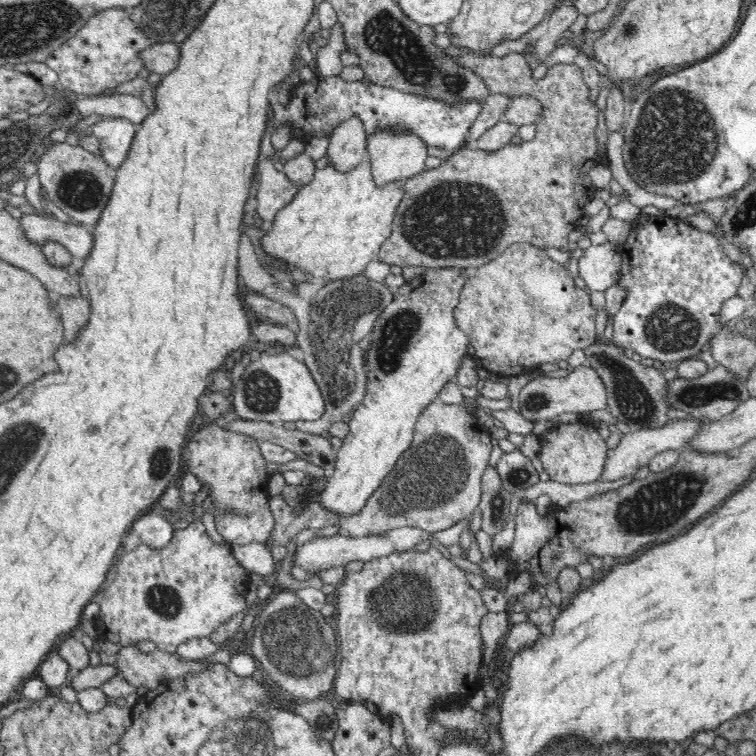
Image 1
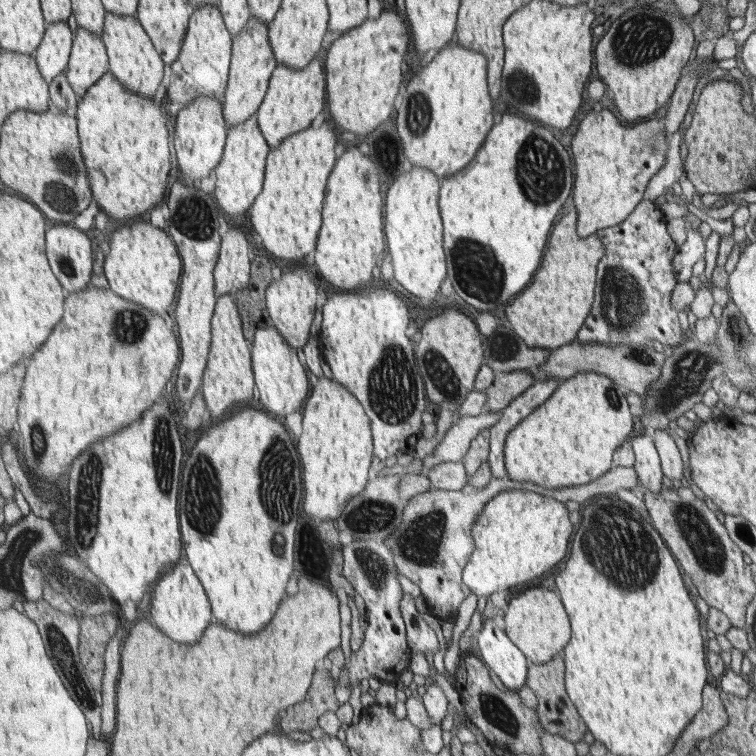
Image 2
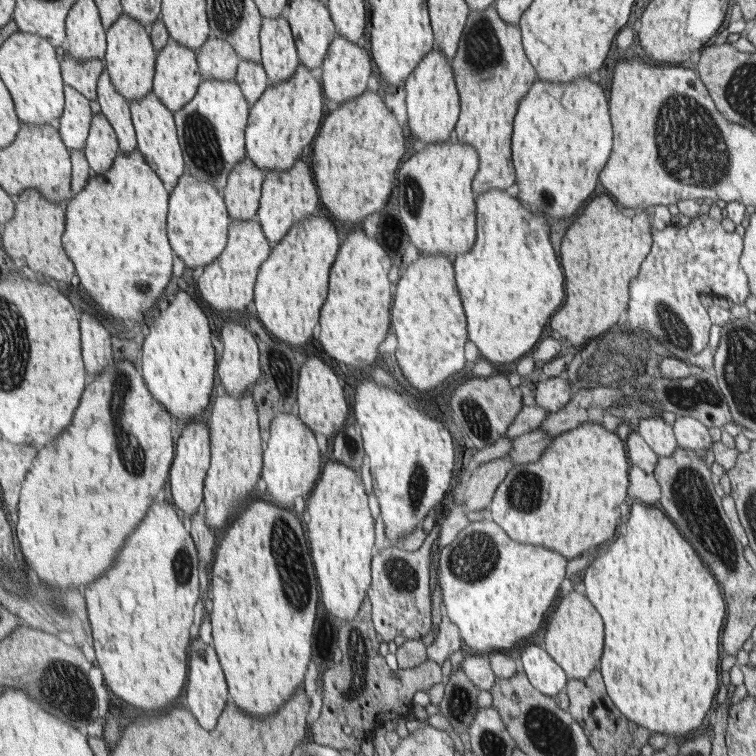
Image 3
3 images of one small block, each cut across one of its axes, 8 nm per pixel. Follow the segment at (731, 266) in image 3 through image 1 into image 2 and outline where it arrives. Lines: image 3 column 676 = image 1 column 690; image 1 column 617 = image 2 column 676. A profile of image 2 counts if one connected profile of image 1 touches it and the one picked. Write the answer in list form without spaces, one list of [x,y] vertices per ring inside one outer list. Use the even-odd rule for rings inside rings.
[[[642,200],[635,211],[630,214],[624,223],[617,227],[609,227],[598,231],[595,236],[600,237],[608,251],[597,267],[595,296],[591,301],[592,308],[578,341],[583,344],[606,344],[607,346],[620,346],[626,344],[644,344],[651,346],[654,339],[670,346],[682,342],[682,328],[678,314],[670,308],[670,292],[676,286],[676,272],[674,262],[677,253],[672,238],[668,235],[666,222],[662,212],[656,208],[656,202]]]

